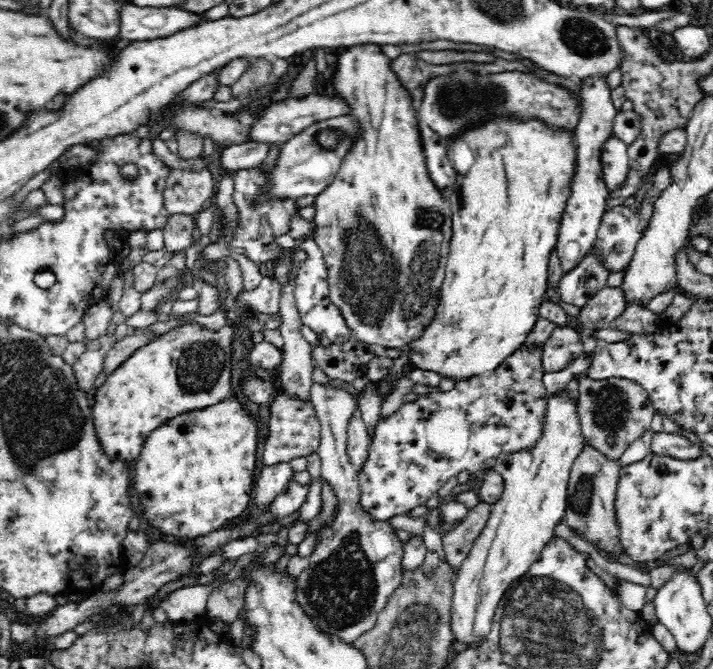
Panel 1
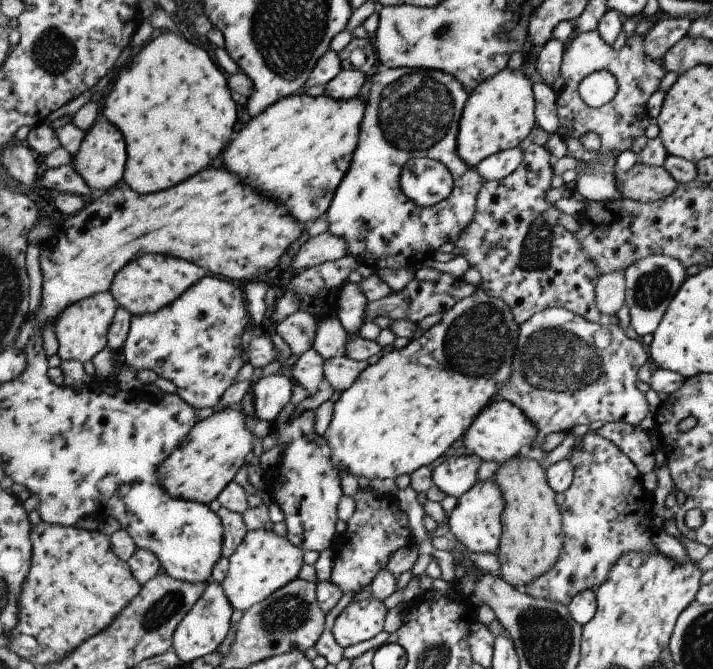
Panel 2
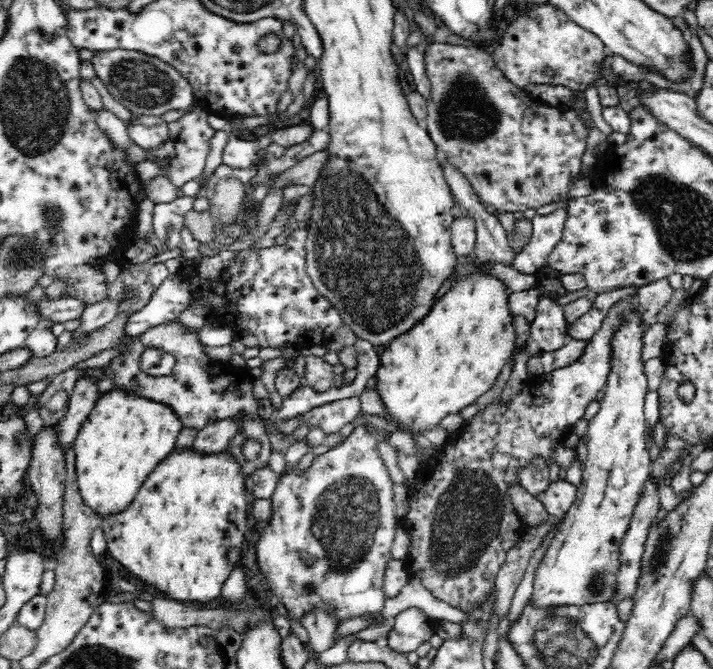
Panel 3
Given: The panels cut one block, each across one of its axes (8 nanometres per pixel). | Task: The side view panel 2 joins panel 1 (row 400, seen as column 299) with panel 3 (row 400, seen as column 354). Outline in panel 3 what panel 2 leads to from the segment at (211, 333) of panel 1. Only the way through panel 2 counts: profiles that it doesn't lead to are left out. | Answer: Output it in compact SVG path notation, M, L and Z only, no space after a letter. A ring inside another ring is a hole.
M114 387L101 394L73 442L76 453L78 490L84 503L96 509L102 516L123 511L132 502L134 495L140 485L146 481L150 472L153 472L156 465L160 464L169 452L176 449L176 442L183 428L183 420L176 411L172 410L172 405L164 401L152 400L139 392L138 388Z

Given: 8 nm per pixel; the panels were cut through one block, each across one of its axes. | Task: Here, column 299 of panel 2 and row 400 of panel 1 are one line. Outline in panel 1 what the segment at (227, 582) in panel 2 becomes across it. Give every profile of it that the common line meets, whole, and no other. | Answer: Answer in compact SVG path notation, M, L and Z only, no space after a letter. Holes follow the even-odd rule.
M564 388L548 393L548 400L541 417L540 436L529 448L518 452L499 454L492 470L502 476L504 490L500 498L490 506L490 513L484 528L475 538L471 551L462 561L453 584L453 601L451 608L451 627L457 642L476 644L482 640L492 624L492 616L498 602L516 578L520 578L542 556L543 548L556 536L554 528L563 520L568 504L568 483L571 466L586 446L585 436L579 421L576 402L568 396Z

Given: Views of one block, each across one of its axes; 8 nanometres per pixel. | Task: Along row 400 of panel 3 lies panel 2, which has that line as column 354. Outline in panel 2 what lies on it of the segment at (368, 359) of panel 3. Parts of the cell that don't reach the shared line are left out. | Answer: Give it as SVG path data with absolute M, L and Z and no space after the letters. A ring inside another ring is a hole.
M358 279L347 283L340 292L338 317L349 335L358 335L363 322L363 314L366 314L368 298L363 292Z

